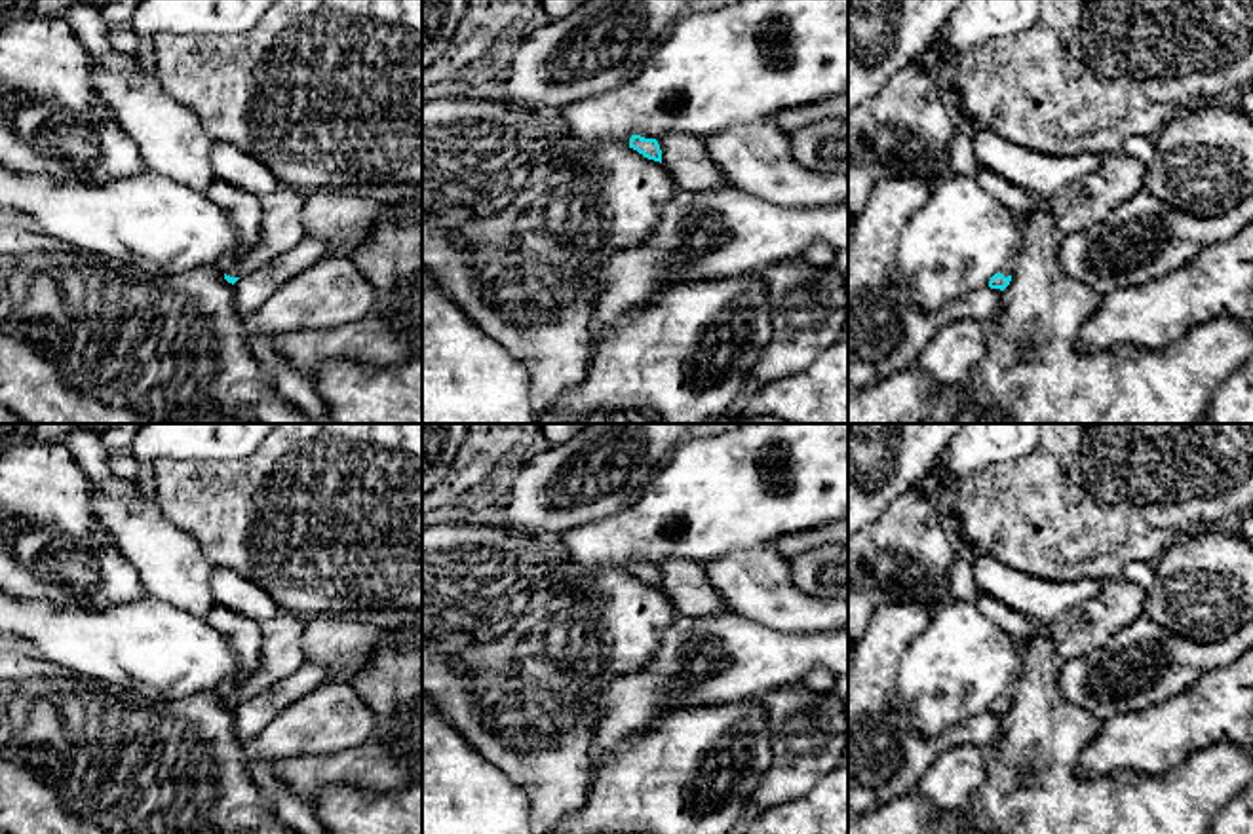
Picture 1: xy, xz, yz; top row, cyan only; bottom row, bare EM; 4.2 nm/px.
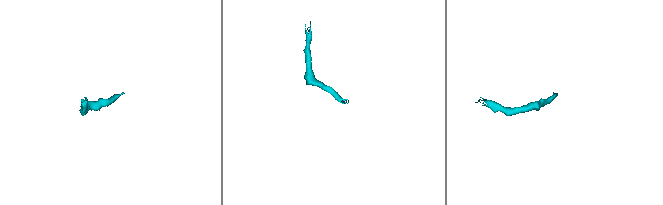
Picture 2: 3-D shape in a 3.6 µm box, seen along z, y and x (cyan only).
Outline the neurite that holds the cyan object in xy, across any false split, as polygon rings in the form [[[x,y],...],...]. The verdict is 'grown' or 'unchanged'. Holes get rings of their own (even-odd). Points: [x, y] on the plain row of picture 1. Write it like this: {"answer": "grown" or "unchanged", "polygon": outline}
{"answer": "grown", "polygon": [[[280,610],[260,623],[260,665],[243,686],[226,692],[224,705],[228,709],[234,711],[243,699],[285,680],[306,663],[302,650],[304,625],[304,616],[287,610]]]}

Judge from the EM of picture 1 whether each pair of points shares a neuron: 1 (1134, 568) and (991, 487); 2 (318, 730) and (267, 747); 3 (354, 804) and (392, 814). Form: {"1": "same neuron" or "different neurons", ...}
{"1": "different neurons", "2": "same neuron", "3": "same neuron"}

